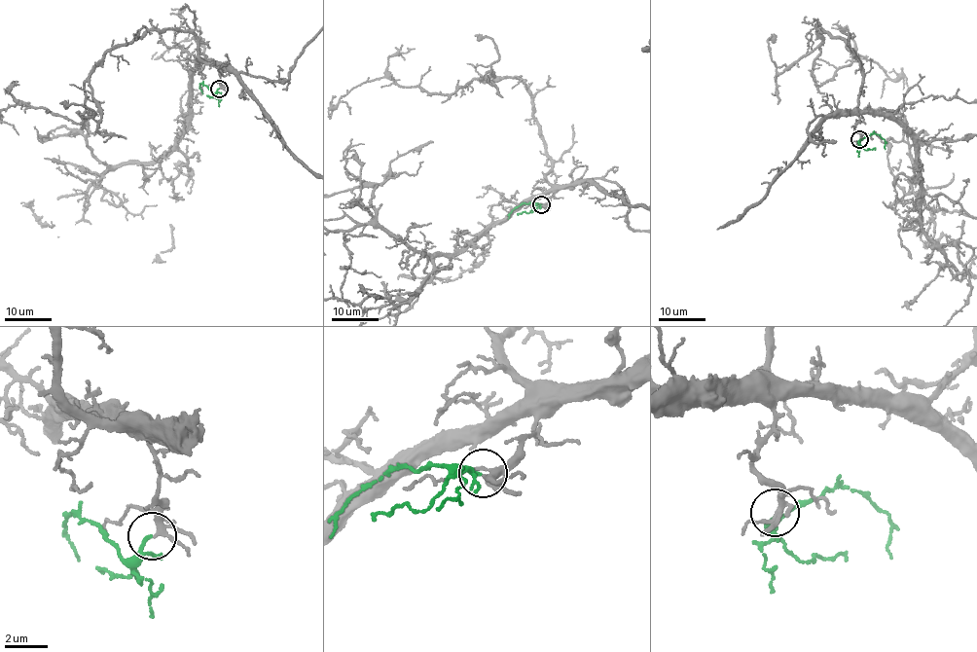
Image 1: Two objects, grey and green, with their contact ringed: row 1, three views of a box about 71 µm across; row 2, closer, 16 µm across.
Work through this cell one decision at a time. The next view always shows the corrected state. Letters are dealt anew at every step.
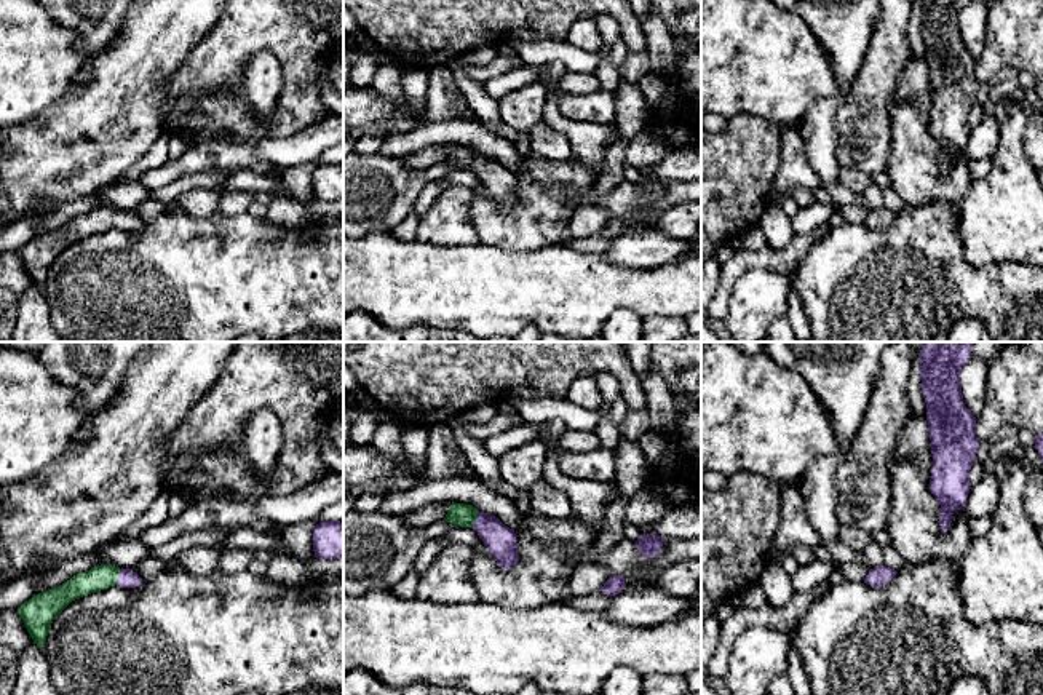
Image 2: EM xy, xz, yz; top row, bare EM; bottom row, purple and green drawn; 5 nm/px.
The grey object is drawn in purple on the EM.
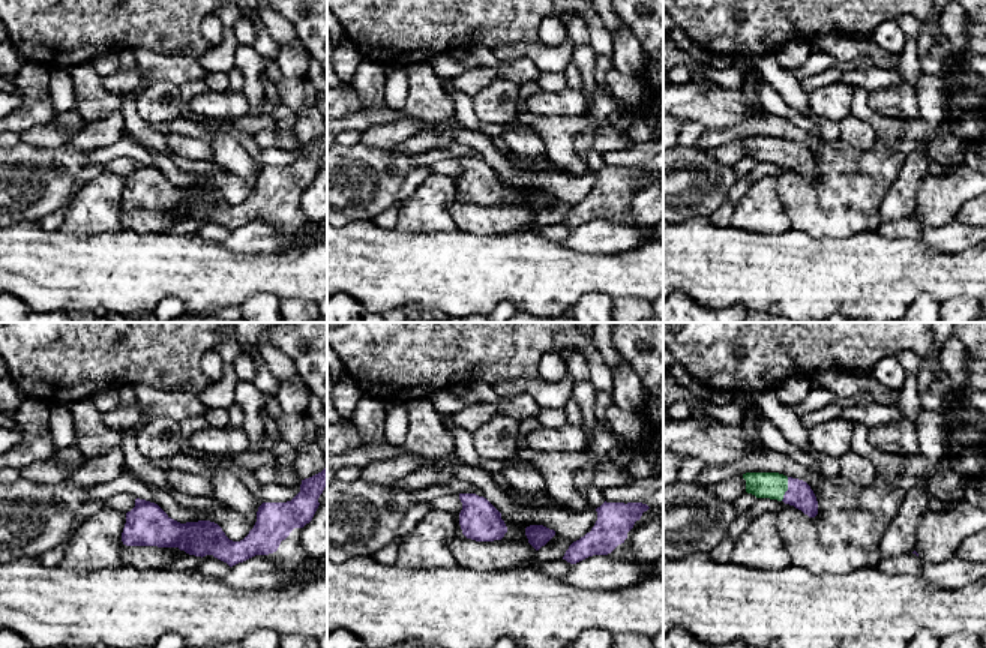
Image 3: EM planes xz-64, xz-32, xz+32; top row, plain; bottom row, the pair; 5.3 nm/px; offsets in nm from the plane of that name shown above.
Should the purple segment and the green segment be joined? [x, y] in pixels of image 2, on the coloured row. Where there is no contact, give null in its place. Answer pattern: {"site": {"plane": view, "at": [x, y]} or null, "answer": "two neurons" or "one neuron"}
{"site": {"plane": "xy", "at": [118, 577]}, "answer": "one neuron"}

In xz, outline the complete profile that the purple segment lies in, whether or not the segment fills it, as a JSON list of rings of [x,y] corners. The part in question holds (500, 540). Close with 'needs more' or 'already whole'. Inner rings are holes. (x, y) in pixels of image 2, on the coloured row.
[[[452,503],[442,521],[476,530],[500,567],[510,570],[519,561],[516,534],[498,518],[466,503]]]; needs more

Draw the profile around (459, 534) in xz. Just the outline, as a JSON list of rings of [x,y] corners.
[[[457,526],[455,529],[446,532],[442,535],[442,538],[447,542],[447,545],[450,545],[450,543],[473,545],[473,543],[481,540],[481,537],[478,535],[476,530],[473,530],[471,527],[460,527],[460,526]]]

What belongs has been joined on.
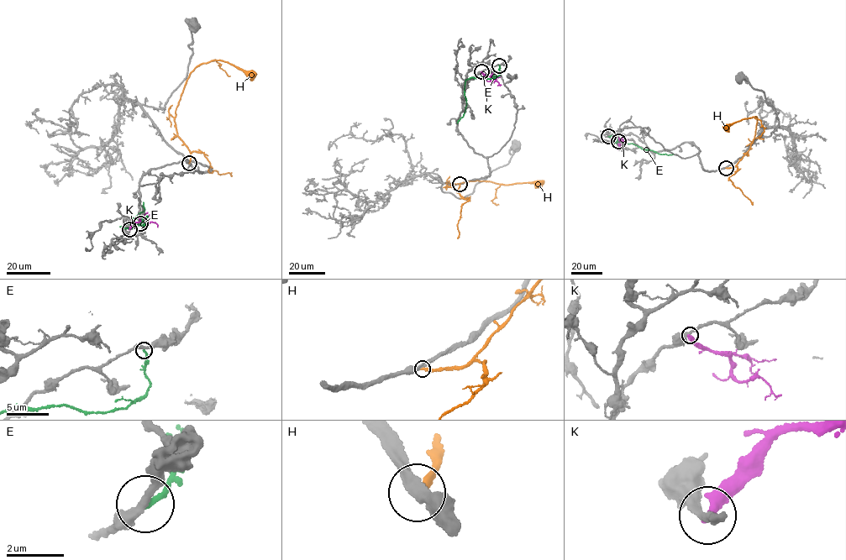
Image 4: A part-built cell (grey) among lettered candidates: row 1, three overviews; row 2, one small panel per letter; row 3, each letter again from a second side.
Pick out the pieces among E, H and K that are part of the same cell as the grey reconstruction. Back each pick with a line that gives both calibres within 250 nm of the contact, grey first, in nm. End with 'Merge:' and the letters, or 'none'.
Merge: none

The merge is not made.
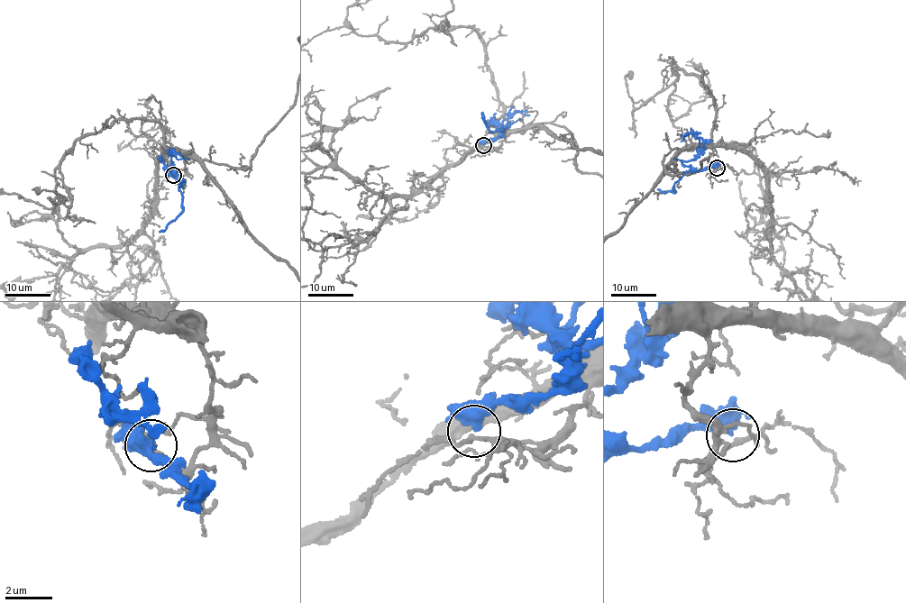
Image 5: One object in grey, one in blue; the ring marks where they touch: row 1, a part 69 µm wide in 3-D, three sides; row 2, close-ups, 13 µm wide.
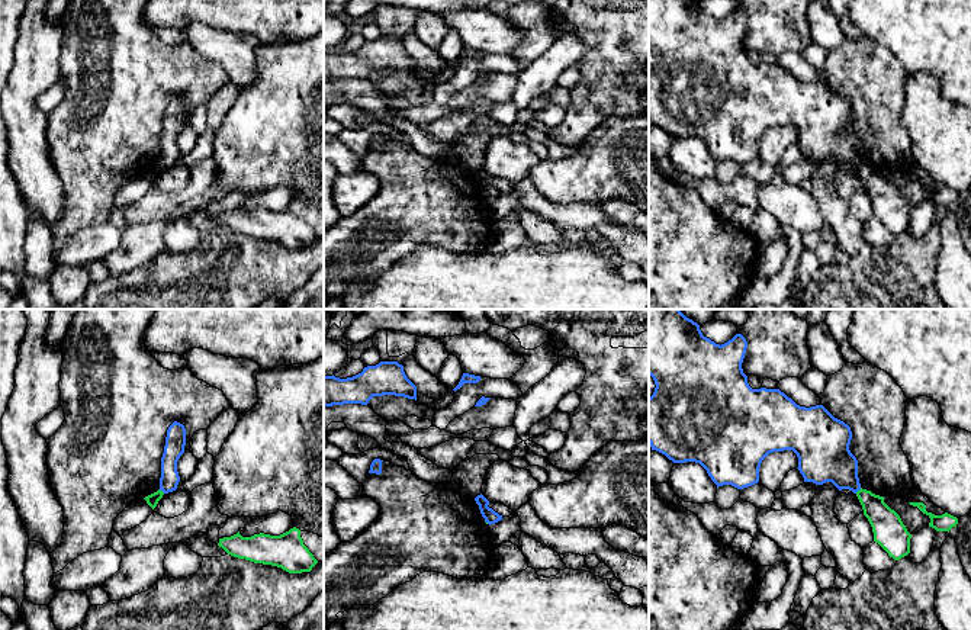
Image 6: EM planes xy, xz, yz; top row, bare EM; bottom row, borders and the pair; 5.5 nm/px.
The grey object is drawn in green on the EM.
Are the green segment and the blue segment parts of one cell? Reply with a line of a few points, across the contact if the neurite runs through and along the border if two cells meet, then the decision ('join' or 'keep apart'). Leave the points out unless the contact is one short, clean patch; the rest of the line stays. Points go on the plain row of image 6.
keep apart

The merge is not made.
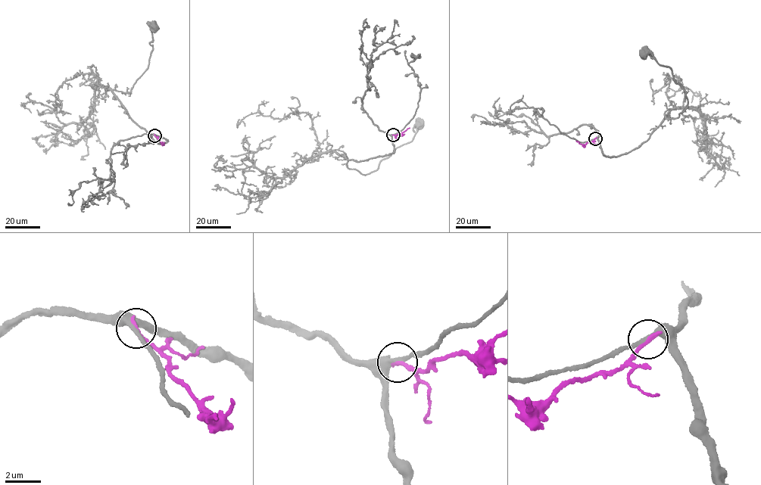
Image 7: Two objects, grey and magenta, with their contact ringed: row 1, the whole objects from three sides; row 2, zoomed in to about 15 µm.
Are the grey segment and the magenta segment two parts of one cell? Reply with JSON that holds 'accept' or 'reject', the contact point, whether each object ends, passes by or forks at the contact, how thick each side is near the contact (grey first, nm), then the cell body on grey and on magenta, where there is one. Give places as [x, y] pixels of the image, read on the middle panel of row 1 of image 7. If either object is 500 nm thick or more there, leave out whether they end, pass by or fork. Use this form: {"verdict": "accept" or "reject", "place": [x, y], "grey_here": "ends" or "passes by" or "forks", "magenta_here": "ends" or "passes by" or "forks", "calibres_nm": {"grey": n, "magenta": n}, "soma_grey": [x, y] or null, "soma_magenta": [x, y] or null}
{"verdict": "reject", "place": [393, 135], "grey_here": "passes by", "magenta_here": "ends", "calibres_nm": {"grey": 240, "magenta": 280}, "soma_grey": [419, 122], "soma_magenta": null}

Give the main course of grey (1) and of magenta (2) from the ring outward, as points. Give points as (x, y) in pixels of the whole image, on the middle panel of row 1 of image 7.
1: (393, 135), (394, 152), (384, 156), (358, 161), (334, 150), (369, 174), (419, 122)
2: (393, 135), (410, 128)

